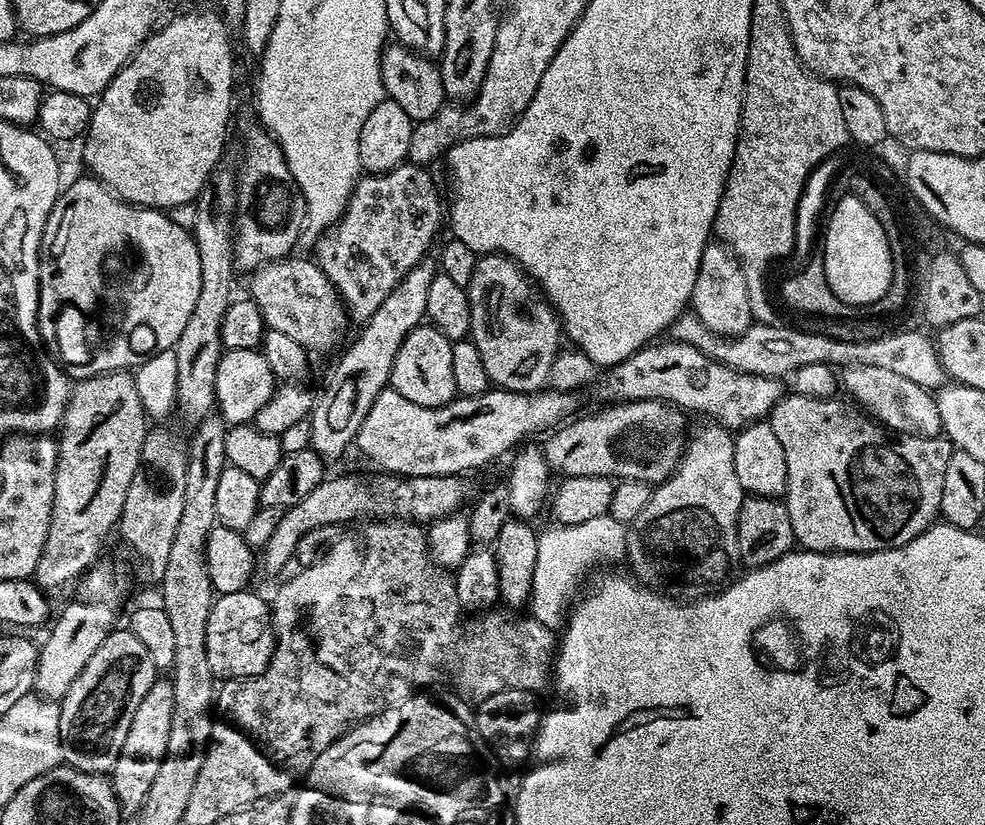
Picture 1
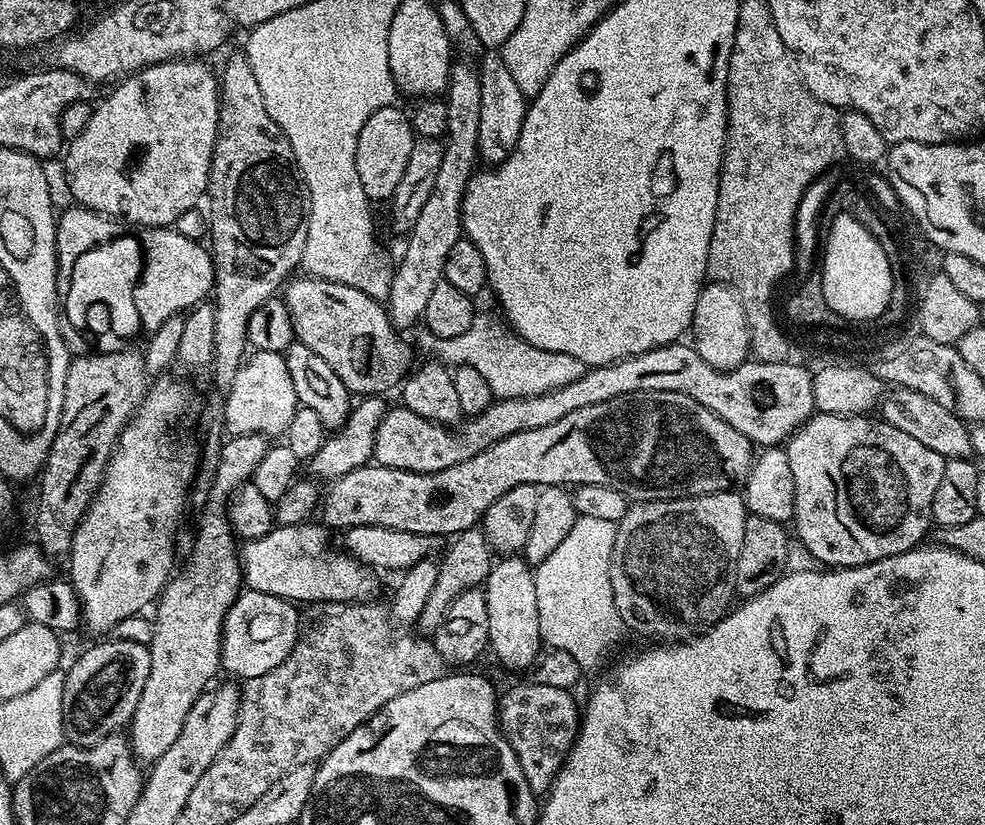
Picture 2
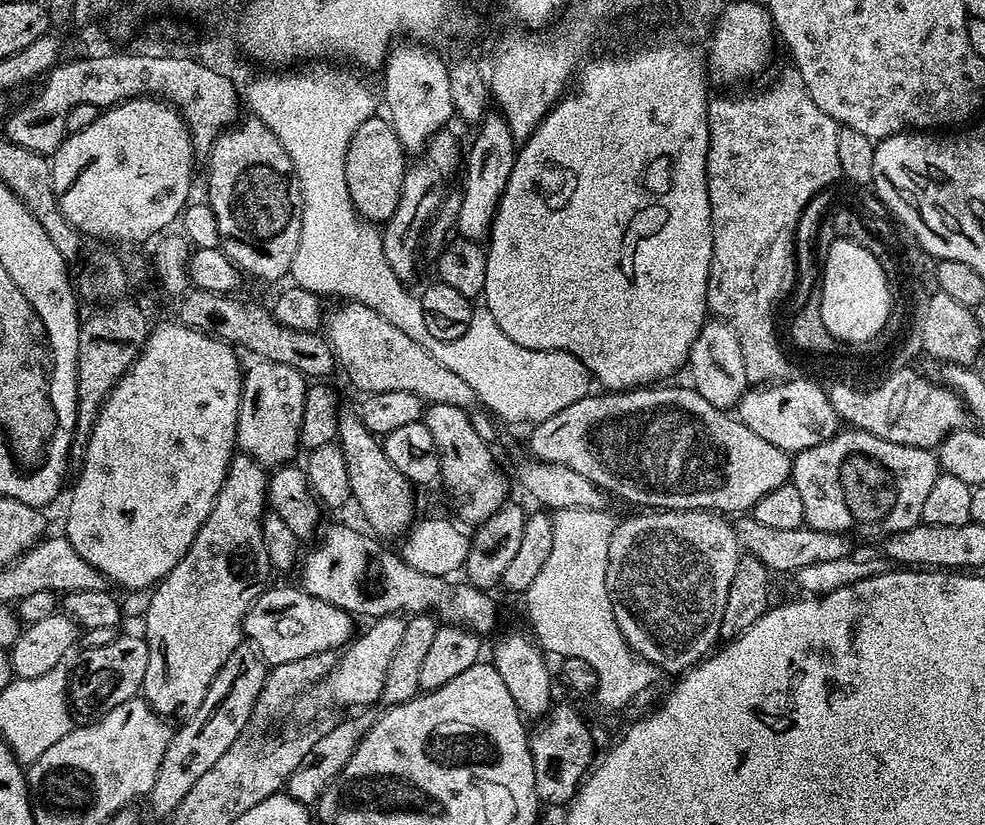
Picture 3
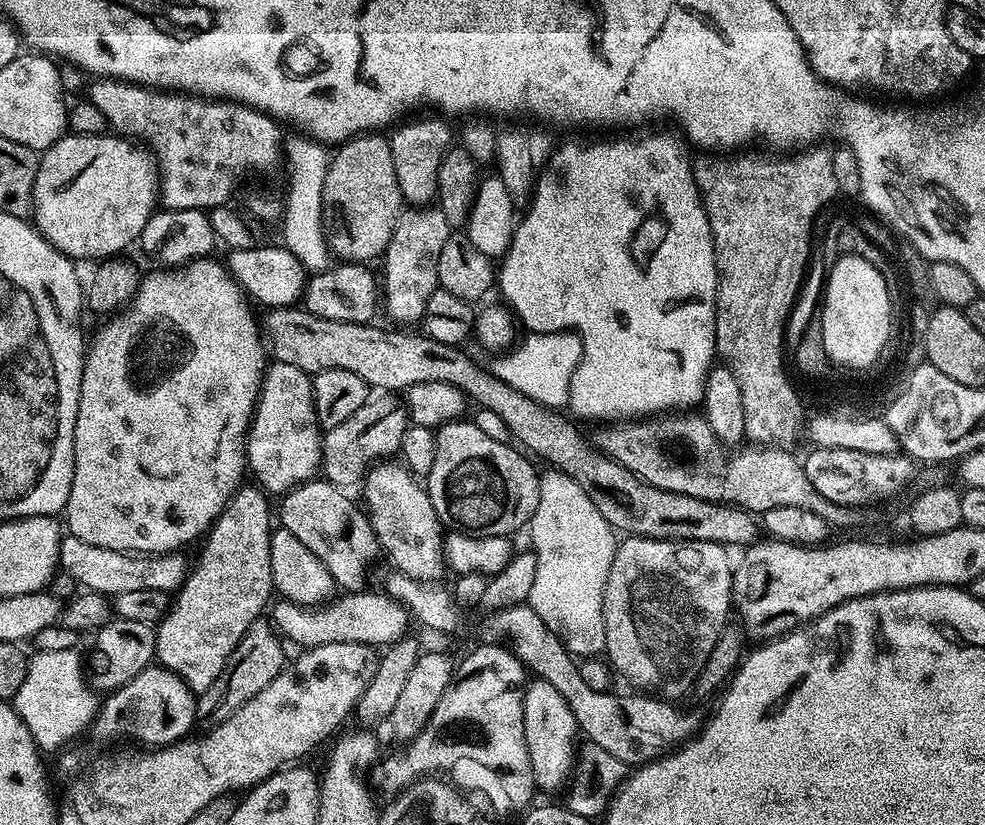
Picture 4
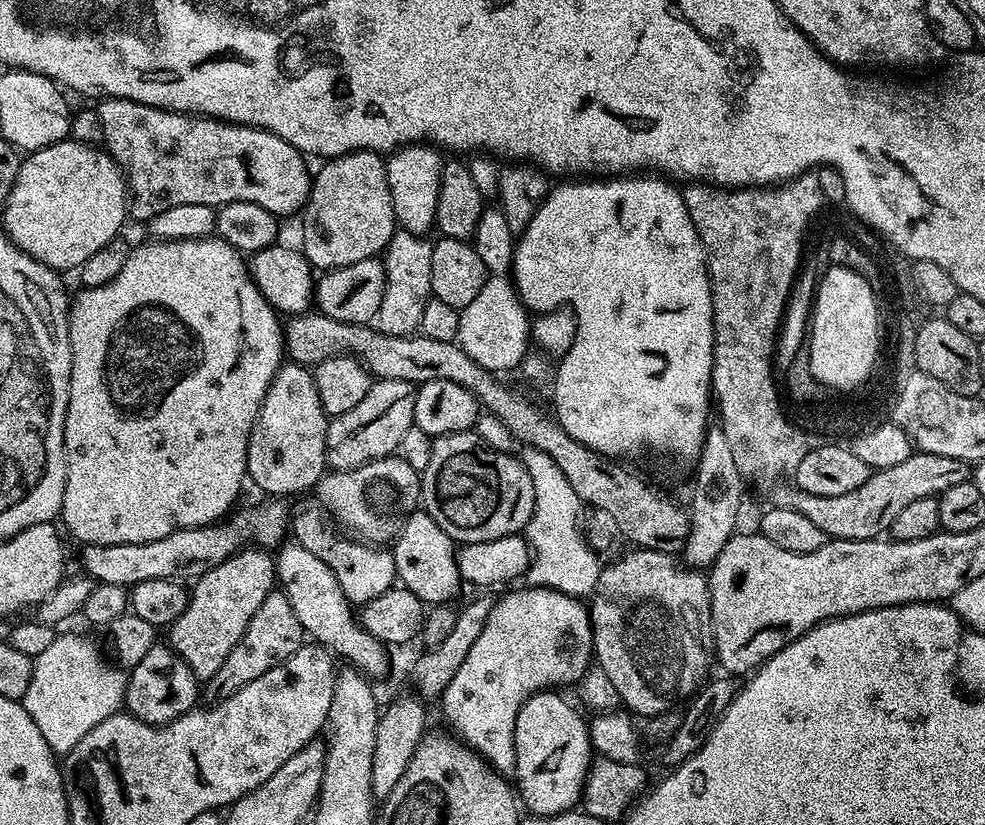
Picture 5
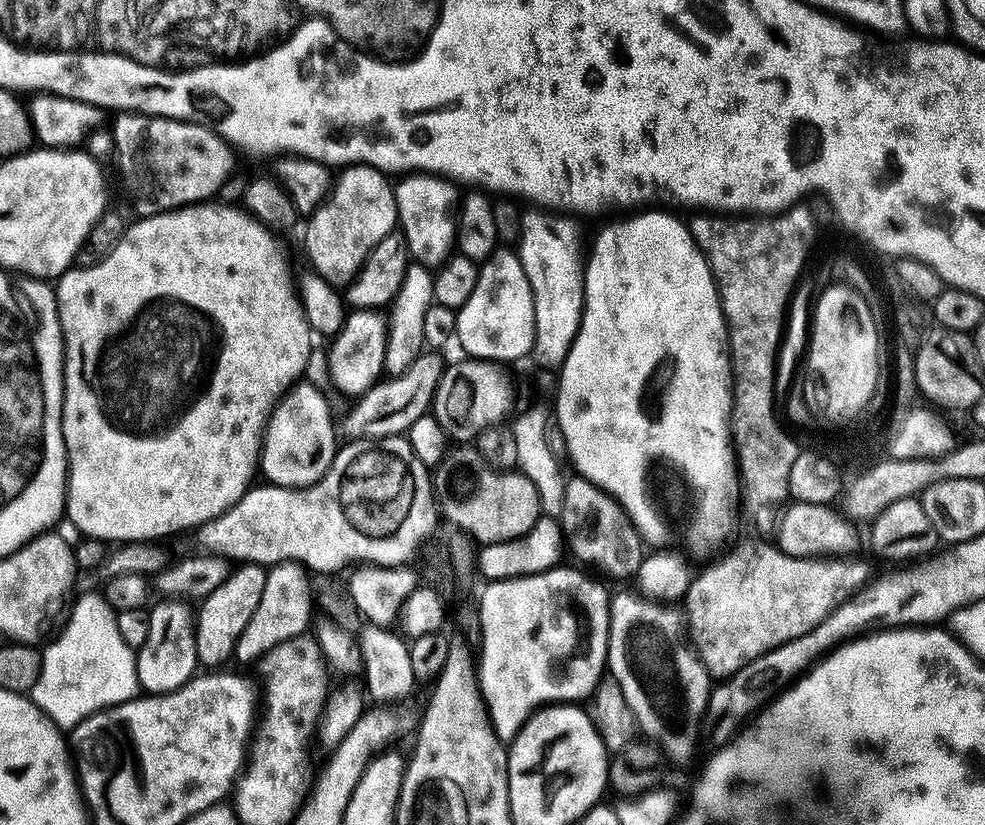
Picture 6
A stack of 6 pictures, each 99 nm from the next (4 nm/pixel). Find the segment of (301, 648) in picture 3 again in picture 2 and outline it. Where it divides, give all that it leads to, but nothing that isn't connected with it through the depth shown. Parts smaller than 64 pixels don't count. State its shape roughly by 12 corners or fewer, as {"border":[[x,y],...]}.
{"border":[[241,591],[224,619],[223,671],[274,670],[300,641],[301,609]]}

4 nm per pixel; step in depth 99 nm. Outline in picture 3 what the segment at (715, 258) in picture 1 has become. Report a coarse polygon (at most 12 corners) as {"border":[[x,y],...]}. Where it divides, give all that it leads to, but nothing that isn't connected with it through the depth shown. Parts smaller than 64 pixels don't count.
{"border":[[719,318],[688,355],[691,387],[735,409],[750,387],[738,334]]}

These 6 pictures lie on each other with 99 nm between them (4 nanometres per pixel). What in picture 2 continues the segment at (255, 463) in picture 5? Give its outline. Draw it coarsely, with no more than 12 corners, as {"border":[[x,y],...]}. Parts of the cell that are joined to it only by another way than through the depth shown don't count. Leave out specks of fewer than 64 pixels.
{"border":[[253,351],[223,401],[231,435],[283,437],[298,407],[278,352]]}

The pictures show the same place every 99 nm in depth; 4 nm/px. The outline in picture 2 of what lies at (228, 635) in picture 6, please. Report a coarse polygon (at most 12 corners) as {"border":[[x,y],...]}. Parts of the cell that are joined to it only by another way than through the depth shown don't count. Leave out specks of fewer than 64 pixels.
{"border":[[229,435],[184,569],[155,601],[137,761],[174,746],[221,671],[242,591],[228,503],[269,437]]}

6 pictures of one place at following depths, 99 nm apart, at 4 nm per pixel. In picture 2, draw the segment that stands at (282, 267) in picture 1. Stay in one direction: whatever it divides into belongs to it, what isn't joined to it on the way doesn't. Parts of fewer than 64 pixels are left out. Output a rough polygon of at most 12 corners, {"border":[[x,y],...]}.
{"border":[[289,279],[292,335],[349,393],[388,394],[412,348],[381,301]]}

